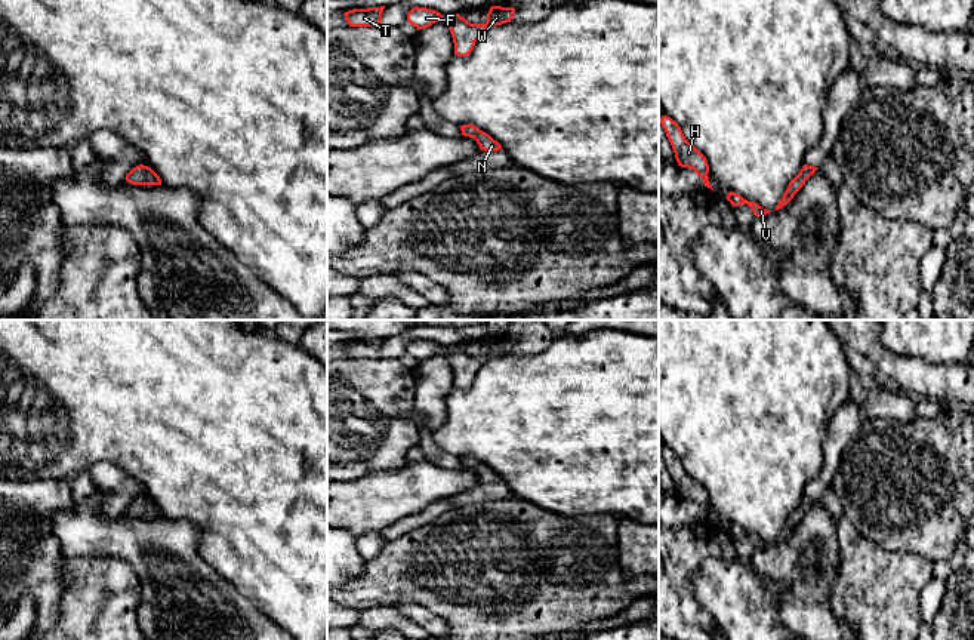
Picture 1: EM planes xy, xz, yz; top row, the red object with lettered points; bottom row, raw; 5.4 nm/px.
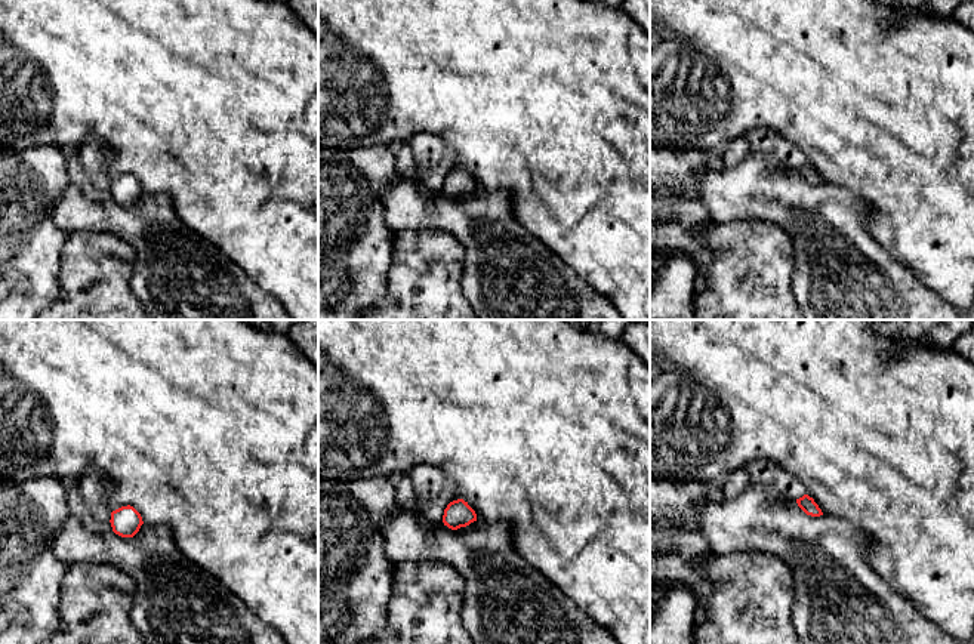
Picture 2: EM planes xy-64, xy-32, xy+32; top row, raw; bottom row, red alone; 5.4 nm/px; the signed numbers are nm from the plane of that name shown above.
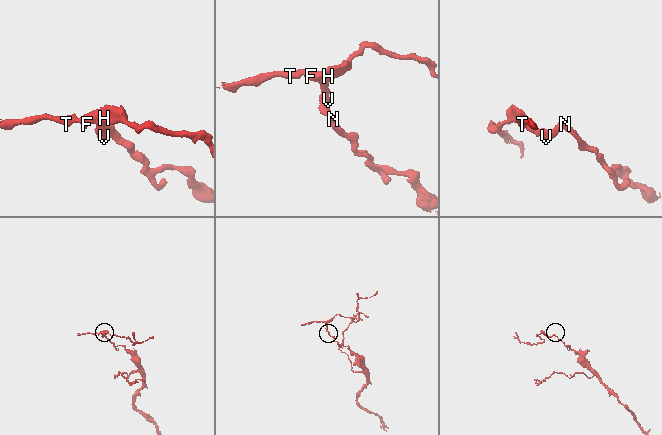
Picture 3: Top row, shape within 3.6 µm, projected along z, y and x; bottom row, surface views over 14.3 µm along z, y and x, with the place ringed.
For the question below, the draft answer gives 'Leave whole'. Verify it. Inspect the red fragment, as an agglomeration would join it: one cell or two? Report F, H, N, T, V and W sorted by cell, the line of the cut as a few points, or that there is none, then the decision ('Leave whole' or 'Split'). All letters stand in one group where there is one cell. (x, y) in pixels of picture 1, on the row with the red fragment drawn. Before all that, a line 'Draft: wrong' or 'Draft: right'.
Draft: right
Groups: F H N T V W. No split. Leave whole

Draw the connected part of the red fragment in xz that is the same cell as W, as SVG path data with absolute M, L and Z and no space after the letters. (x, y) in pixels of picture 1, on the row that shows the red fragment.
M491 6L487 13L487 21L484 24L471 24L459 13L447 15L450 33L454 43L454 55L457 56L471 55L475 41L481 37L481 34L487 28L511 22L514 13L515 13L514 7Z

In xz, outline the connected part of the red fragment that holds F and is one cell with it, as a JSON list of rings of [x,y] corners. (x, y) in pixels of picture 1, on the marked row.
[[[416,6],[407,13],[407,21],[417,30],[428,28],[441,19],[443,15],[440,12],[426,7]]]

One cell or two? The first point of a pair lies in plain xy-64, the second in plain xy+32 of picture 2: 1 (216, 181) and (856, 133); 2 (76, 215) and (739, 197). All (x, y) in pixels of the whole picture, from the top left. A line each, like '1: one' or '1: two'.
1: one
2: one

